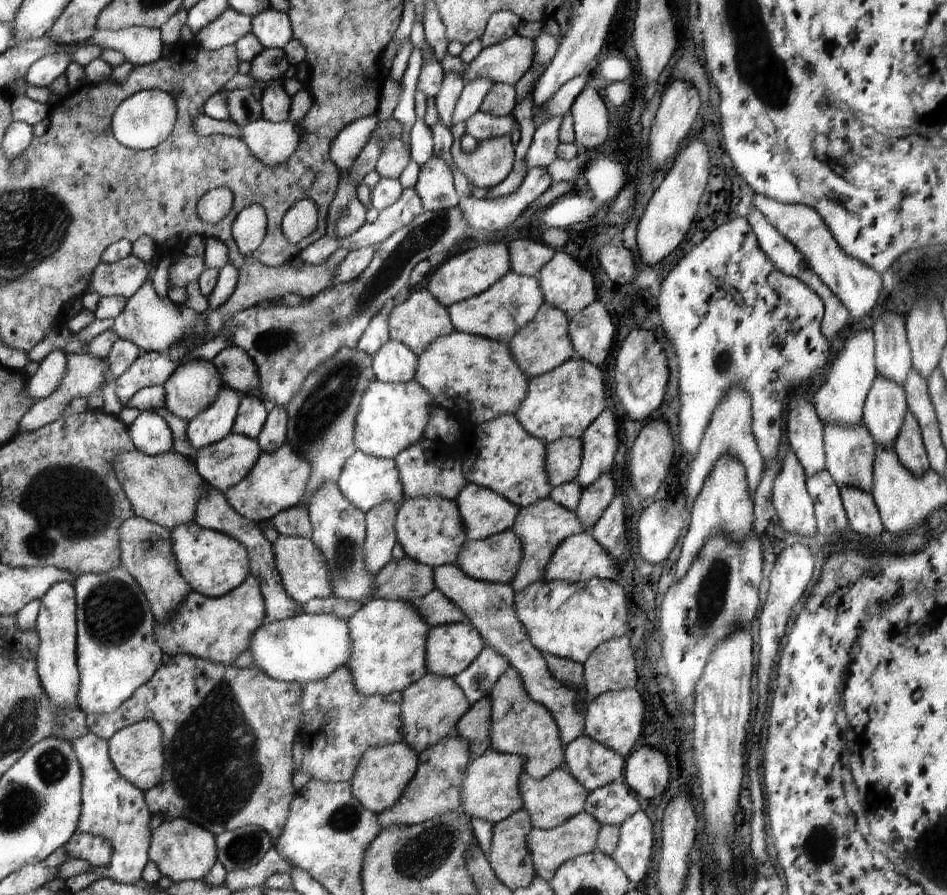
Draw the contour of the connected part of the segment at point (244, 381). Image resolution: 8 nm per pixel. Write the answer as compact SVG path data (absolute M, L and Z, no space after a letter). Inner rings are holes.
M226 345L212 361L220 372L224 387L238 394L247 394L248 390L261 384L255 361L243 348Z

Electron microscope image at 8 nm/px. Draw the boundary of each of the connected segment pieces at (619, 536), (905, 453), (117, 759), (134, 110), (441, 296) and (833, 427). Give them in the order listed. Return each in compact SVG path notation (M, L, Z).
M620 496L612 500L607 510L603 512L602 518L594 524L590 532L615 559L624 552L628 538L624 525L624 502Z
M910 411L902 419L893 449L898 455L898 460L915 475L921 476L922 473L930 470L920 425Z
M144 719L118 730L112 735L112 738L107 740L114 768L120 776L129 780L144 793L150 791L153 786L163 780L164 776L162 741L161 726L155 720Z
M156 87L135 89L128 100L124 100L111 119L111 128L114 138L128 149L135 151L149 150L162 144L176 124L176 104L170 94Z
M478 242L474 248L463 250L460 255L448 256L436 269L434 268L432 274L427 275L427 289L440 300L440 304L449 307L487 291L511 270L512 260L506 242Z
M826 423L823 430L825 448L825 469L832 475L834 482L841 489L842 487L858 487L871 494L873 483L873 460L877 444L869 433L864 423L856 426L841 425L838 423Z

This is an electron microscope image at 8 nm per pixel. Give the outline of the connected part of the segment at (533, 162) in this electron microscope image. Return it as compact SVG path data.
M552 117L535 128L527 152L529 168L533 166L547 167L557 159L556 149L559 143L559 128L562 119L562 117Z

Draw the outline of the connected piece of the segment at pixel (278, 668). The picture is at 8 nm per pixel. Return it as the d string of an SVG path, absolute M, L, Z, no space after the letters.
M304 614L276 621L265 622L253 635L251 648L254 664L268 676L287 683L315 683L328 679L337 669L346 666L353 650L348 620L335 614Z

